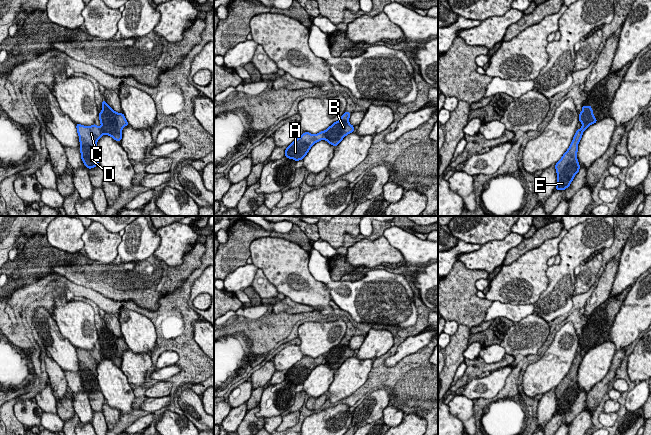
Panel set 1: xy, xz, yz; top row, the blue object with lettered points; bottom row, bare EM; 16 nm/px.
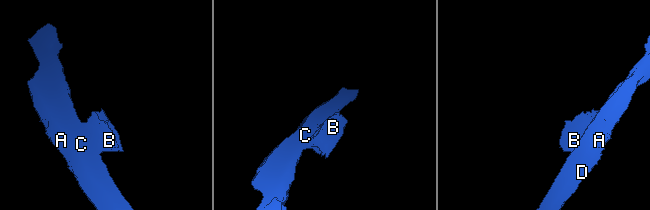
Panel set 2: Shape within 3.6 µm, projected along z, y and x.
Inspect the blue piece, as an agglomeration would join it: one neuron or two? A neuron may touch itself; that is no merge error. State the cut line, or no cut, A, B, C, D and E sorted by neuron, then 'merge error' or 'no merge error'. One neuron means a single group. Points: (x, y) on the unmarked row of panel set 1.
cut xz (323, 355), (324, 362); groups A C D E / B; merge error

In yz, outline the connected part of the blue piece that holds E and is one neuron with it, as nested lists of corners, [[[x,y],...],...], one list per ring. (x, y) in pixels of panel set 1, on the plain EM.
[[[576,354],[573,364],[563,378],[561,383],[555,388],[557,397],[557,408],[555,414],[565,414],[579,396],[580,389],[577,383],[578,368],[582,362],[584,354]]]

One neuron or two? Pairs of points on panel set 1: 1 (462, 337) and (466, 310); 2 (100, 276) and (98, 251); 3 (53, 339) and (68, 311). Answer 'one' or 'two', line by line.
1: two
2: two
3: two

